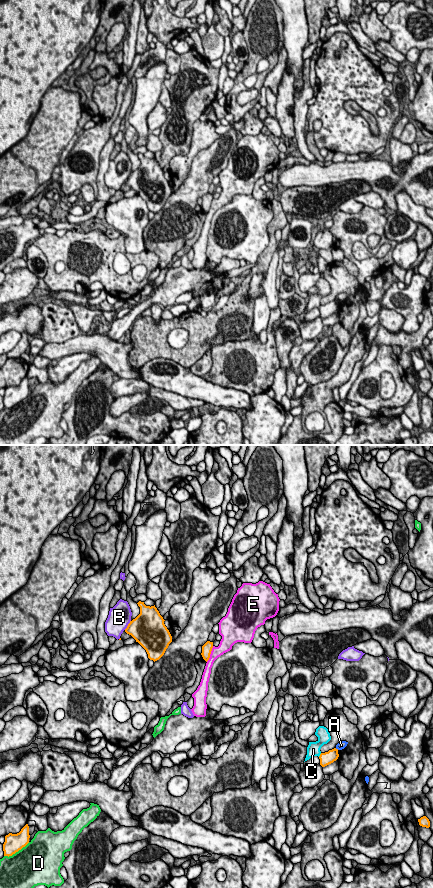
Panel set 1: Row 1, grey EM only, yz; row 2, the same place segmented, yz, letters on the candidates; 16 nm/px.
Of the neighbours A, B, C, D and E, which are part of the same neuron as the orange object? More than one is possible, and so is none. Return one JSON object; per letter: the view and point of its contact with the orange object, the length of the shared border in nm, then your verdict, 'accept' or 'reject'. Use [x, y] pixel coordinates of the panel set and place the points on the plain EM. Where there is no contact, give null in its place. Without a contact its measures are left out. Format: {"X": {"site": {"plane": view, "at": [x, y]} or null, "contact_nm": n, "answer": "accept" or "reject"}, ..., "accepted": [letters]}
{"A": {"site": {"plane": "yz", "at": [337, 301]}, "contact_nm": 70, "answer": "reject"}, "B": {"site": {"plane": "yz", "at": [128, 177]}, "contact_nm": 190, "answer": "reject"}, "C": {"site": {"plane": "yz", "at": [320, 307]}, "contact_nm": 80, "answer": "reject"}, "D": {"site": {"plane": "yz", "at": [16, 403]}, "contact_nm": 480, "answer": "reject"}, "E": {"site": {"plane": "yz", "at": [210, 205]}, "contact_nm": 280, "answer": "reject"}, "accepted": []}

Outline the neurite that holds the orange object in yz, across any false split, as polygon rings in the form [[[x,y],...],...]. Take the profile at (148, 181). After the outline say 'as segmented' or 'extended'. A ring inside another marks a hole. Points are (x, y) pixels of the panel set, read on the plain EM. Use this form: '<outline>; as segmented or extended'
[[[139,153],[140,166],[130,173],[125,184],[131,187],[147,204],[154,214],[165,205],[172,188],[164,176],[164,171],[154,158],[146,158]]]; as segmented

